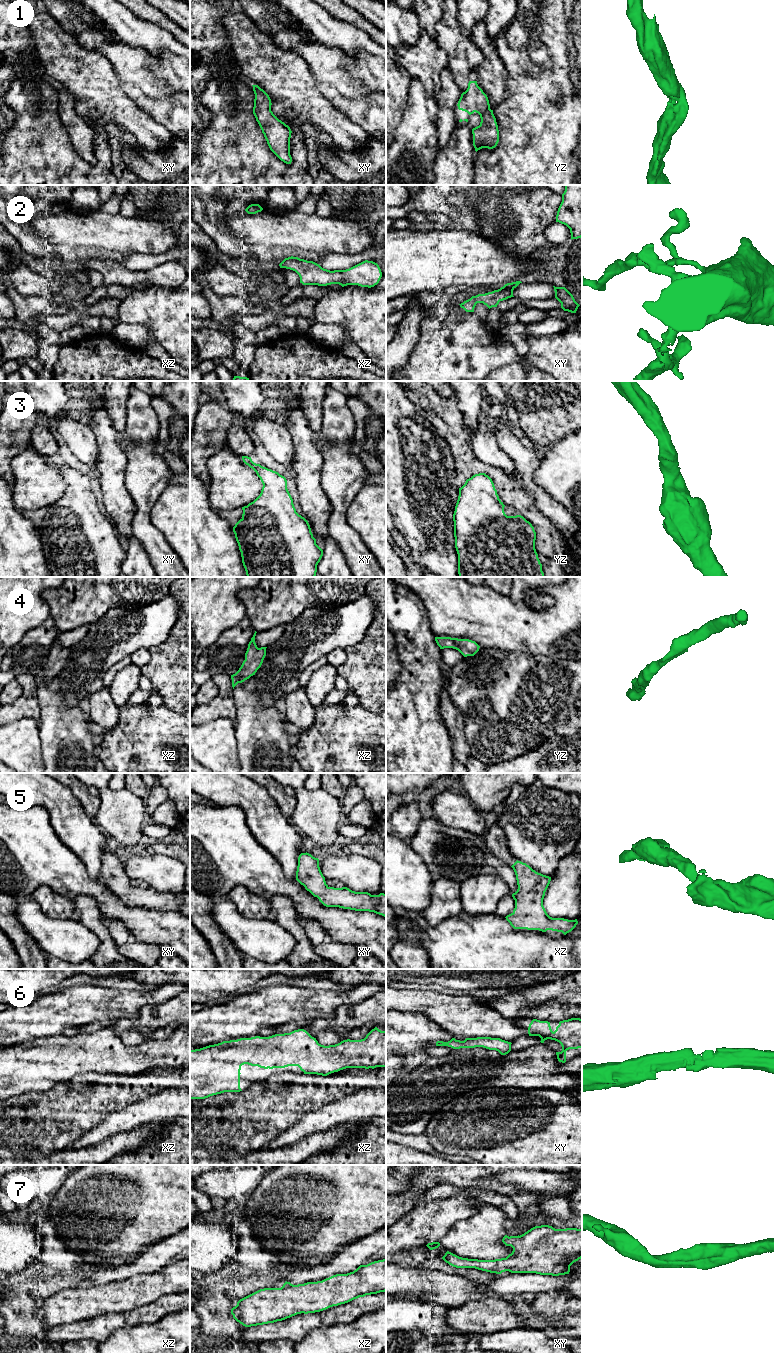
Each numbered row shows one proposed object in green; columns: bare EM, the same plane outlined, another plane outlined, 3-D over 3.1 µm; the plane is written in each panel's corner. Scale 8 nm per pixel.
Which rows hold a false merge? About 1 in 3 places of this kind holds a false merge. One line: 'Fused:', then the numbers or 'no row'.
Fused: no row

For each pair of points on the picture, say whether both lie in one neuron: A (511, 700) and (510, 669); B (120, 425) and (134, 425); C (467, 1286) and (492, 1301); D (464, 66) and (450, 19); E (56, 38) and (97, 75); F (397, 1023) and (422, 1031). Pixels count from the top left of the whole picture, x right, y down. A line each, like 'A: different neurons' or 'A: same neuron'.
A: same neuron
B: different neurons
C: different neurons
D: same neuron
E: same neuron
F: same neuron

